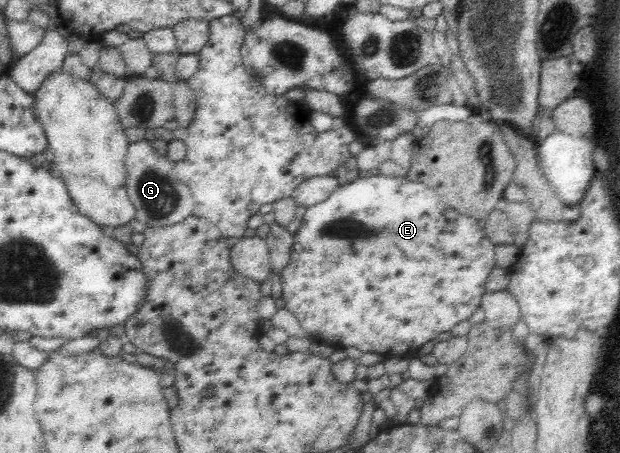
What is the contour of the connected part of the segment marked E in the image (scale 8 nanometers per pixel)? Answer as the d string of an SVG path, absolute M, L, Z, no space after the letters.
M367 176L357 180L343 180L341 184L327 197L327 200L307 207L302 223L295 232L295 244L289 266L283 270L280 279L283 288L282 299L287 301L286 310L295 314L303 330L311 338L321 338L325 343L336 349L346 349L355 346L365 353L379 353L390 358L407 354L409 350L421 348L423 344L433 340L438 334L450 331L456 324L467 320L481 306L485 284L489 274L496 268L495 245L485 235L484 229L477 225L477 220L458 214L447 204L439 200L436 190L427 188L420 182L411 182L405 176Z

